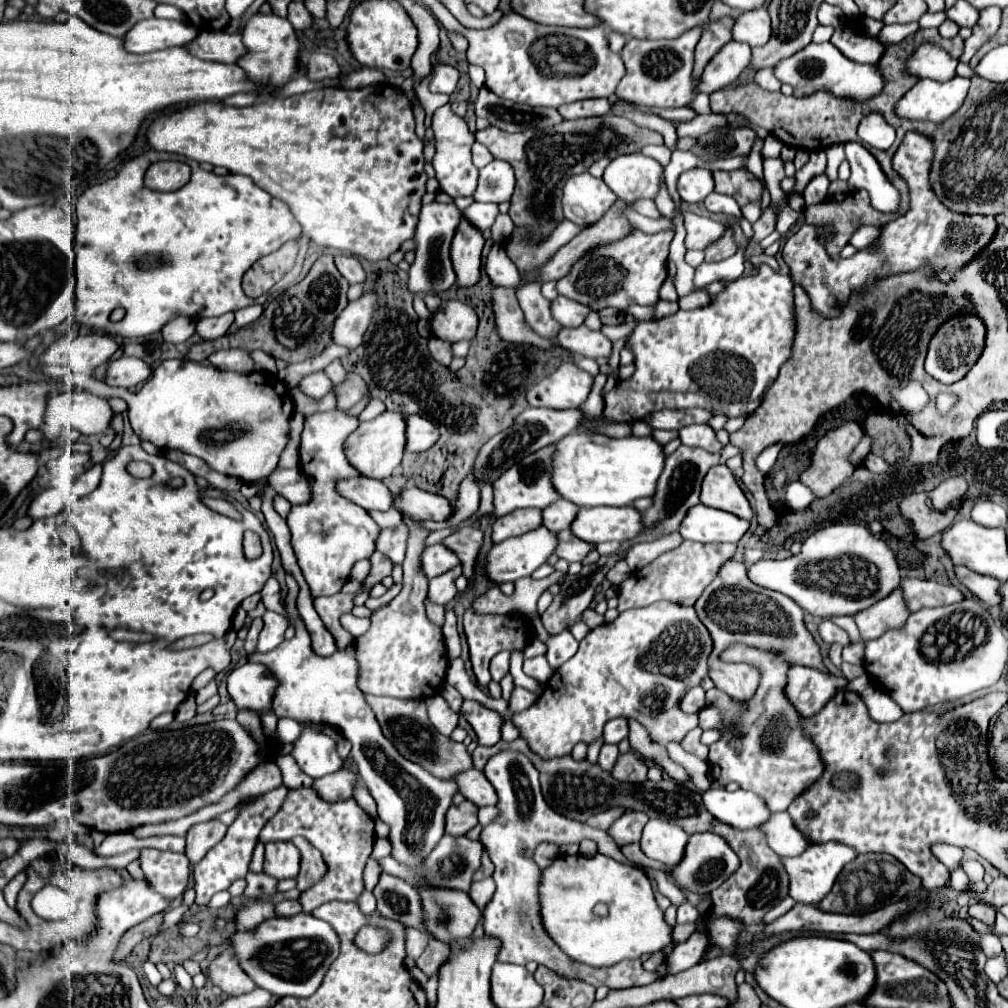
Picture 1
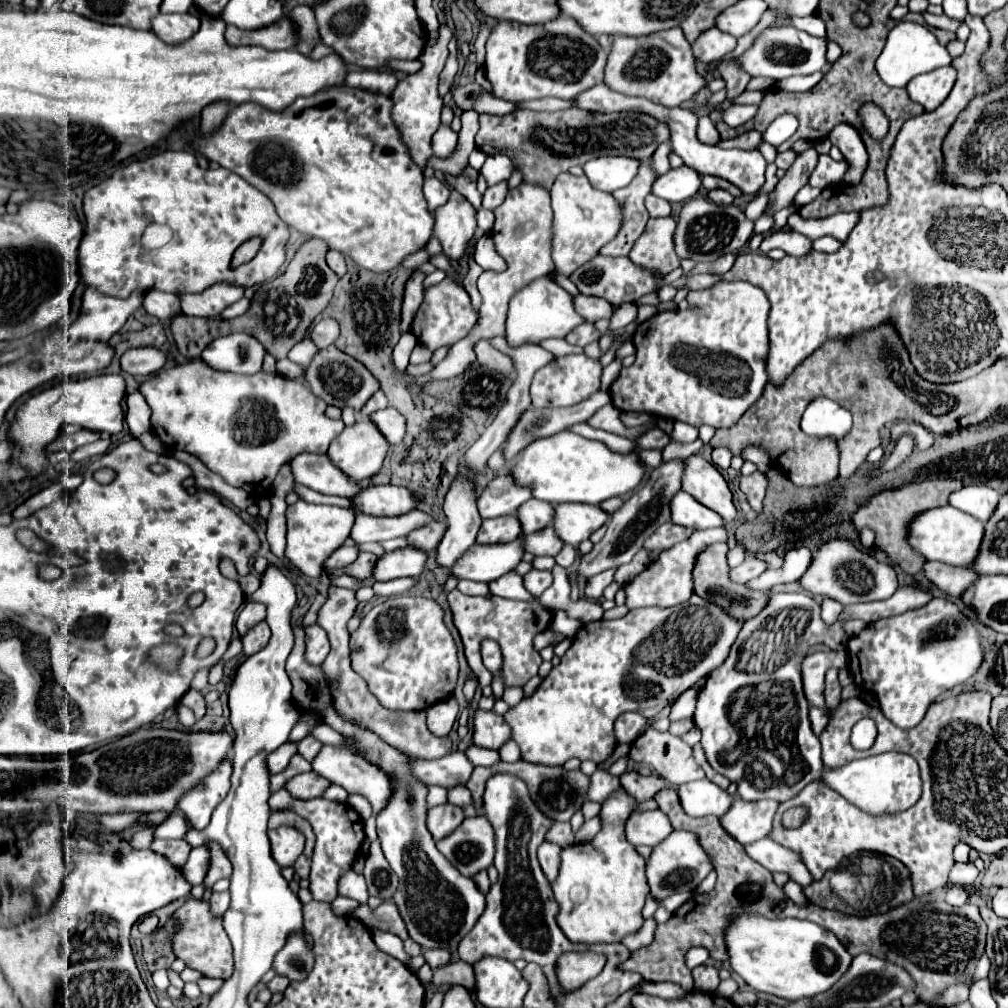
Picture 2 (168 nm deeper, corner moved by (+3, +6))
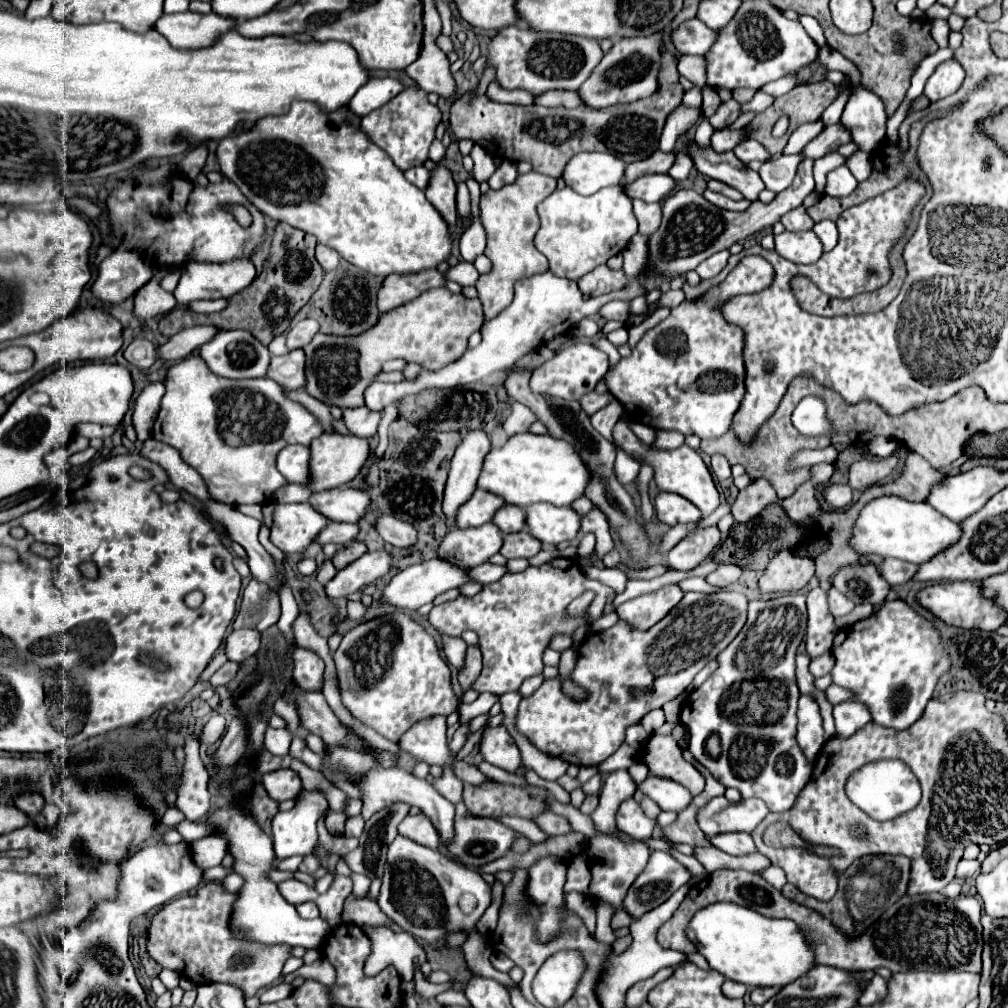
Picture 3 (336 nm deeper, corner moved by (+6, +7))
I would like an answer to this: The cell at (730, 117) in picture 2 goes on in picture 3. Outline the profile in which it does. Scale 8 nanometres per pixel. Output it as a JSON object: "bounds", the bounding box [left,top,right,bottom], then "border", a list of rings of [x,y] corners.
{"bounds":[742,90,776,112],"border":[[[758,90],[756,94],[754,94],[754,98],[748,102],[748,104],[744,104],[742,106],[742,112],[748,112],[748,110],[756,110],[756,112],[764,112],[772,102],[774,102],[776,98],[774,96],[768,96],[766,92],[762,92],[762,90]]]}

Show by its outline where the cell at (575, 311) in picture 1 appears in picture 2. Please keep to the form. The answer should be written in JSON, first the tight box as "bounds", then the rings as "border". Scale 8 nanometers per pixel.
{"bounds":[573,295,613,323],"border":[[[575,295],[573,297],[573,307],[575,311],[589,323],[595,323],[597,319],[603,319],[603,317],[611,317],[613,315],[613,309],[611,305],[605,301],[605,299],[599,299],[599,297],[589,297],[589,295]]]}

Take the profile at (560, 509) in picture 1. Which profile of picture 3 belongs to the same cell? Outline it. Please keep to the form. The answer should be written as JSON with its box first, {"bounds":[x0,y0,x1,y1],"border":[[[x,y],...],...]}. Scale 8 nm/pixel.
{"bounds":[492,504,524,534],"border":[[[504,504],[502,508],[496,510],[492,524],[500,528],[502,534],[510,532],[520,532],[524,528],[524,510],[522,508],[512,508],[510,504]]]}

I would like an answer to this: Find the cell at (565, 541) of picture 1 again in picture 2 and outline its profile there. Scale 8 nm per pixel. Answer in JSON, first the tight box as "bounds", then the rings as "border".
{"bounds":[525,525,565,557],"border":[[[551,525],[547,529],[527,535],[525,539],[527,539],[527,551],[533,555],[553,555],[555,557],[565,545],[563,541],[559,541],[559,537],[555,537],[555,529]]]}

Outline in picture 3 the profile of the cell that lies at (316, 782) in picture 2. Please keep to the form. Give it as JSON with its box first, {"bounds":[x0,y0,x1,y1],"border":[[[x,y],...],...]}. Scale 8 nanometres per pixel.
{"bounds":[262,770,302,802],"border":[[[274,770],[262,776],[262,784],[268,792],[268,796],[276,802],[284,802],[296,796],[296,792],[300,792],[302,782],[296,776],[296,772],[292,770]]]}

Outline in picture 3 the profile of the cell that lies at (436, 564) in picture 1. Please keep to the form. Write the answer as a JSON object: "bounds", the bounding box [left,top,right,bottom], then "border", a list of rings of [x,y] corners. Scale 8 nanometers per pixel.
{"bounds":[324,550,392,598],"border":[[[384,550],[368,552],[338,570],[336,576],[328,584],[324,584],[324,592],[328,598],[346,598],[352,592],[358,592],[374,580],[382,578],[390,570],[390,562],[392,556]]]}

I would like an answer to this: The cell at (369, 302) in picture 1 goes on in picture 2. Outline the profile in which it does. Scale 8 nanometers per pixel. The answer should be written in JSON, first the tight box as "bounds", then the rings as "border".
{"bounds":[311,319,341,349],"border":[[[323,319],[319,321],[313,331],[311,331],[311,341],[319,347],[319,349],[325,349],[329,345],[333,345],[337,341],[337,337],[341,335],[341,327],[339,327],[339,321],[337,319]]]}

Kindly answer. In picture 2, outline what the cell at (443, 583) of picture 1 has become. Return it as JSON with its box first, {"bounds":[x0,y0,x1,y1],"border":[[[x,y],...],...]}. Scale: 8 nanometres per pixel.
{"bounds":[435,471,481,571],"border":[[[461,471],[457,481],[451,485],[447,497],[445,497],[445,515],[447,515],[447,533],[445,537],[441,539],[439,547],[437,547],[437,557],[435,557],[435,563],[437,567],[445,569],[445,571],[451,571],[451,567],[455,565],[455,561],[475,543],[477,539],[477,533],[479,533],[479,527],[481,527],[481,517],[479,517],[479,511],[477,511],[477,505],[475,505],[475,493],[473,493],[473,479],[469,477],[469,473]]]}

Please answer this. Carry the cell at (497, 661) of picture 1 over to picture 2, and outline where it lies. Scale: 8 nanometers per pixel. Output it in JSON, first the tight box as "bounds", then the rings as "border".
{"bounds":[481,639,505,699],"border":[[[485,639],[481,643],[481,655],[483,655],[483,665],[493,675],[491,687],[493,687],[495,697],[499,699],[503,695],[503,689],[505,689],[505,685],[503,685],[503,653],[501,653],[501,647],[493,639]]]}

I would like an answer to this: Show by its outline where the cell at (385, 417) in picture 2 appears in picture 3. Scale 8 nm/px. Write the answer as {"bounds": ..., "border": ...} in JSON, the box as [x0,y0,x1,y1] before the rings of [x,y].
{"bounds":[342,406,382,438],"border":[[[366,406],[346,408],[344,416],[342,416],[348,432],[358,436],[358,438],[370,438],[370,436],[374,436],[376,430],[378,430],[380,418],[382,418],[380,412],[372,412]]]}

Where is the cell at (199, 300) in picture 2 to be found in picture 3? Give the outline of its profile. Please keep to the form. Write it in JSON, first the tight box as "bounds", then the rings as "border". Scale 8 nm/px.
{"bounds":[174,258,256,306],"border":[[[234,258],[228,262],[202,262],[202,260],[194,260],[188,262],[184,266],[182,278],[174,290],[176,300],[180,306],[186,306],[192,300],[216,300],[216,298],[228,298],[236,292],[240,292],[242,288],[246,288],[246,284],[250,284],[256,278],[256,266],[252,262],[252,258]]]}

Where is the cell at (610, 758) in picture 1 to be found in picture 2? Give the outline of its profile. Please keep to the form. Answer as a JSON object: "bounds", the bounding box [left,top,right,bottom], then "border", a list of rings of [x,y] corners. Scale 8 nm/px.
{"bounds":[589,769,619,803],"border":[[[597,769],[591,775],[591,789],[589,789],[589,799],[591,801],[599,801],[603,803],[605,799],[609,799],[617,789],[619,789],[619,777],[613,777],[609,771],[605,769]]]}

